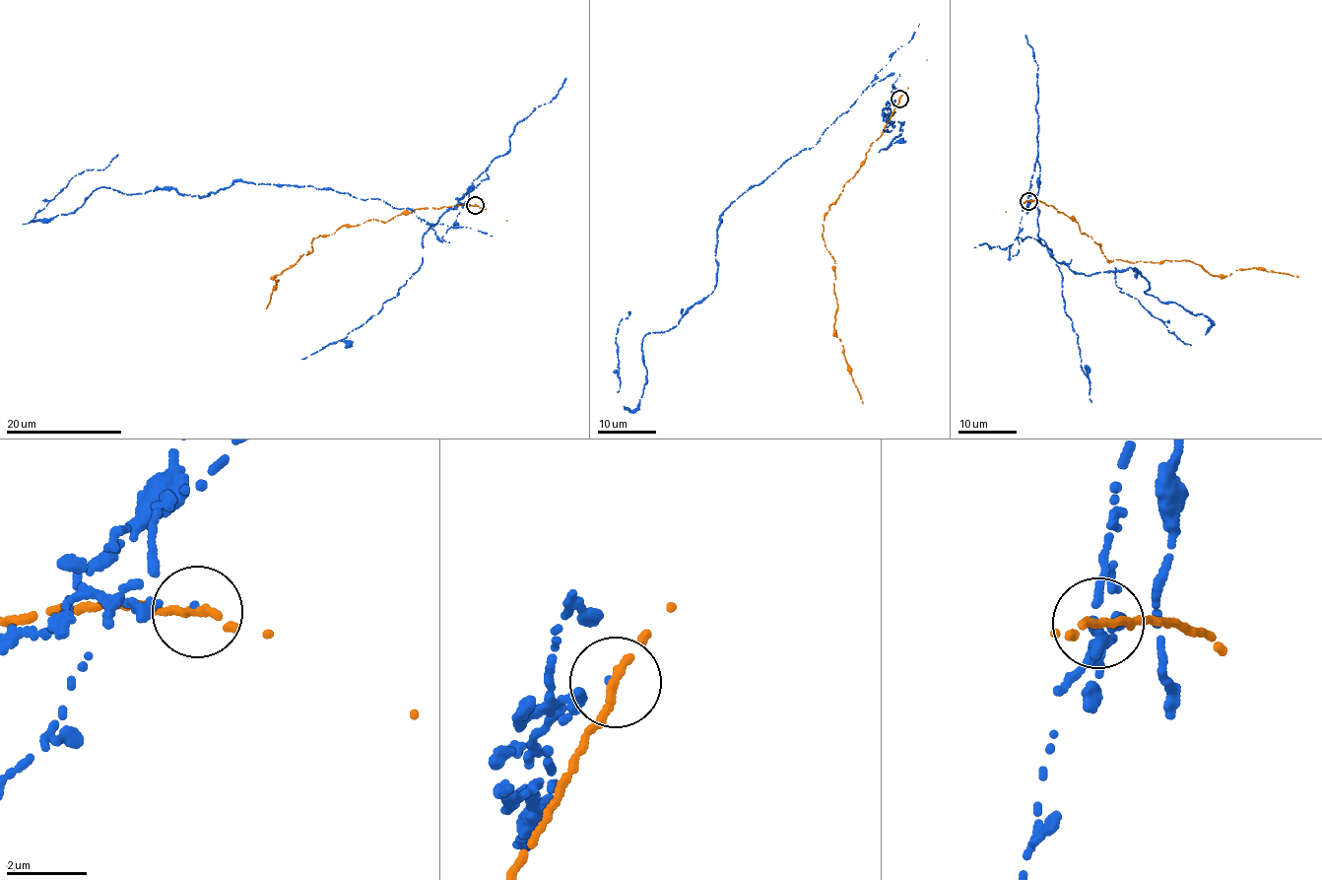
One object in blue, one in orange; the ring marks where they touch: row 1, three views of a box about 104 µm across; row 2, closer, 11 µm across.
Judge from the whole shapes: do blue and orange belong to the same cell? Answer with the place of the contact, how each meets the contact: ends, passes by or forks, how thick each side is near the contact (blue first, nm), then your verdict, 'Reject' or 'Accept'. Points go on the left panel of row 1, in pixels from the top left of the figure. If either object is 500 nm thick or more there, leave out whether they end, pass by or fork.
Place: (475, 205). At the ring blue ends. At the ring orange passes by. Thickness 100 nm (blue) against 190 nm. Reject

